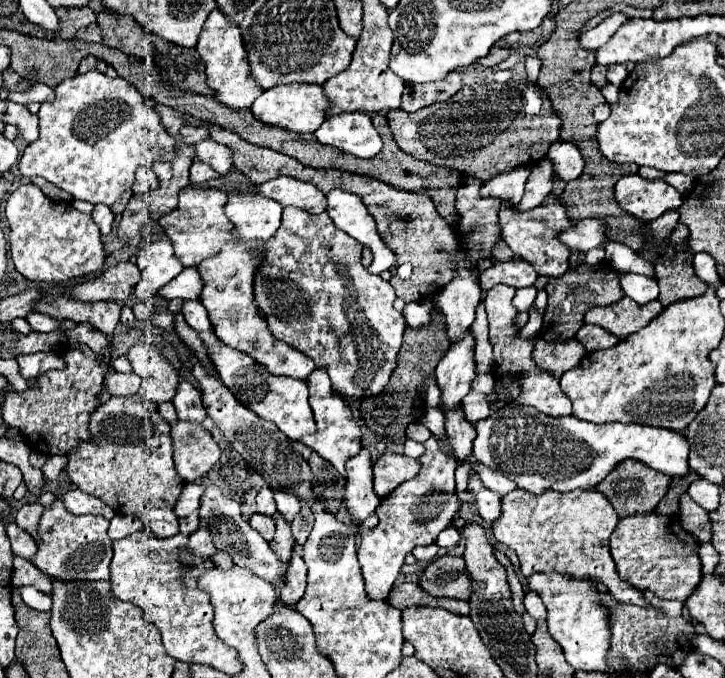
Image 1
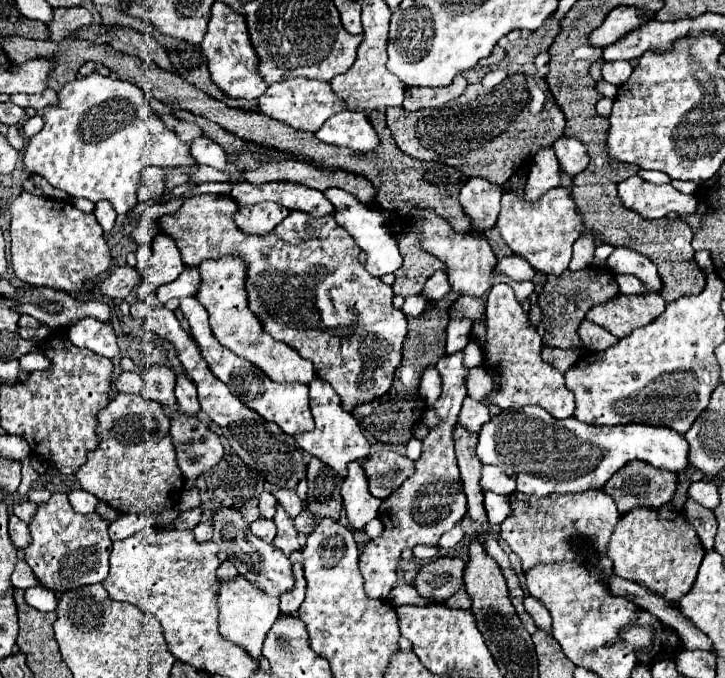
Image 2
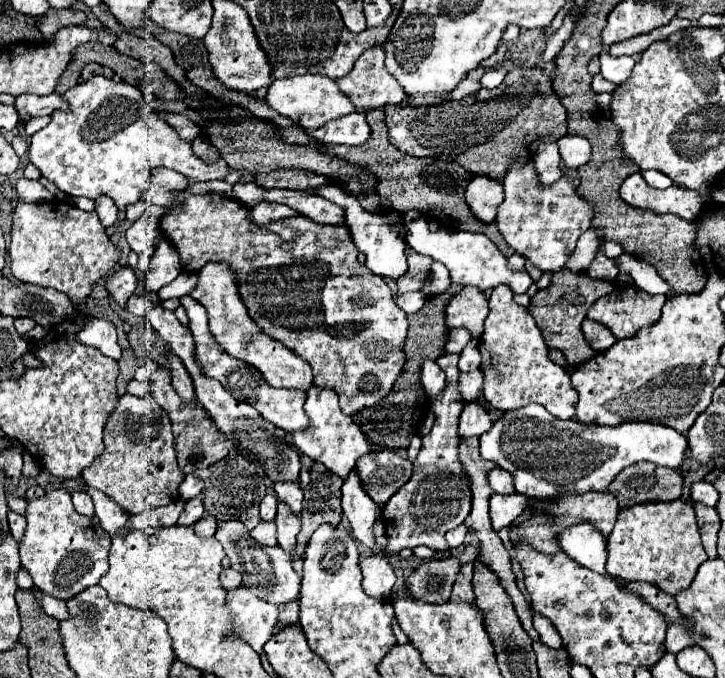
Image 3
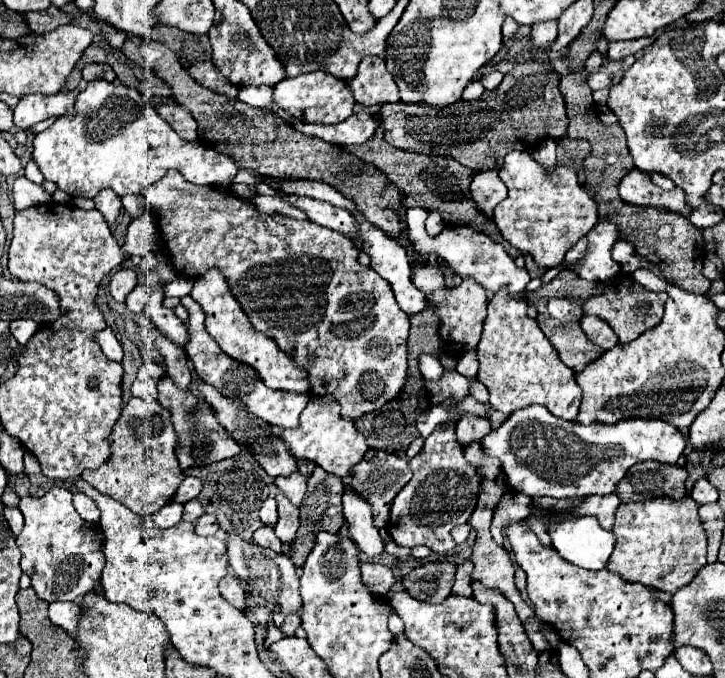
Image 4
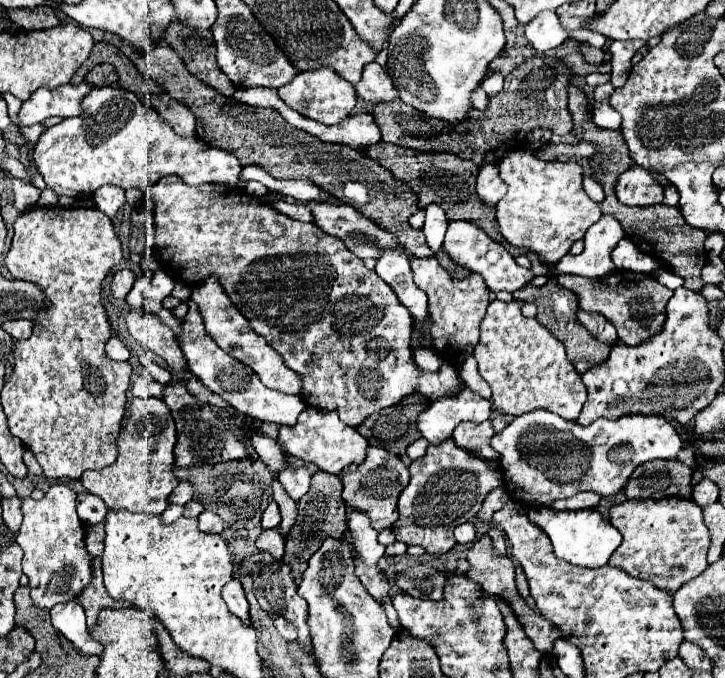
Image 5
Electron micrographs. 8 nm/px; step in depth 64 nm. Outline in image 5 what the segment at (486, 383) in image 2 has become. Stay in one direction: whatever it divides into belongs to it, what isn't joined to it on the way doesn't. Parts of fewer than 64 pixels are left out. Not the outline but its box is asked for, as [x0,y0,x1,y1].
[145,174,464,426]

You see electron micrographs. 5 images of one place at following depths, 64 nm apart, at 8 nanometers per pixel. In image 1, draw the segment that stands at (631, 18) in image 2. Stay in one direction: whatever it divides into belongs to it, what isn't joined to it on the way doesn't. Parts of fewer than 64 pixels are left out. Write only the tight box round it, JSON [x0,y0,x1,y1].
[580,14,628,50]

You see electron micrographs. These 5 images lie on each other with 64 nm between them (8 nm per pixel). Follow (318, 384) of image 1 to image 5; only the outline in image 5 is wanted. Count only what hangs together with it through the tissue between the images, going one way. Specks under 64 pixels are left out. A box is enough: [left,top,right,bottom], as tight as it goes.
[278,408,368,474]

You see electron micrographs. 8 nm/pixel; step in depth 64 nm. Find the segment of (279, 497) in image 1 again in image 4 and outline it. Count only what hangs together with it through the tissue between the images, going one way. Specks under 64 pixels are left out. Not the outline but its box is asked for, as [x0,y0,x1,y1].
[274,472,306,506]

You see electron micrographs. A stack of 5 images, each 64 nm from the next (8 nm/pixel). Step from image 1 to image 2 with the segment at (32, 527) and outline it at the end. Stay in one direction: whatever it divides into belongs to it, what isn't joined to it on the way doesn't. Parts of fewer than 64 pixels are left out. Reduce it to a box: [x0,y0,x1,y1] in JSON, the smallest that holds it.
[14,500,36,524]

